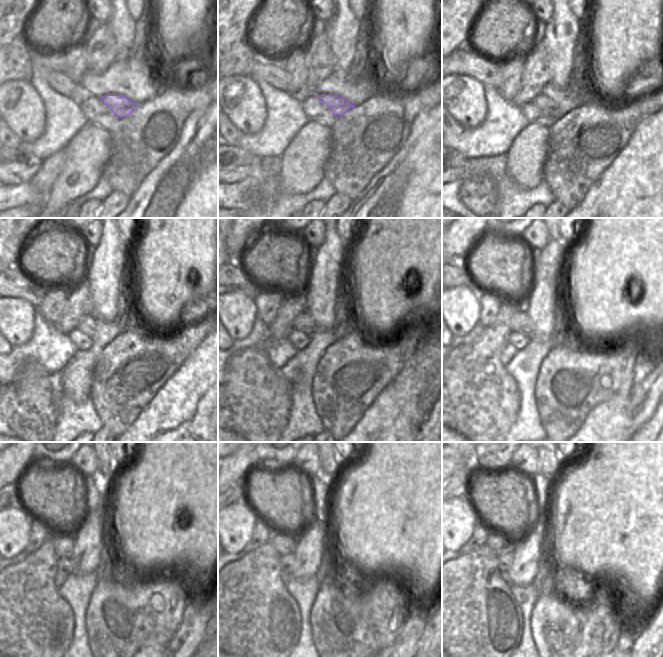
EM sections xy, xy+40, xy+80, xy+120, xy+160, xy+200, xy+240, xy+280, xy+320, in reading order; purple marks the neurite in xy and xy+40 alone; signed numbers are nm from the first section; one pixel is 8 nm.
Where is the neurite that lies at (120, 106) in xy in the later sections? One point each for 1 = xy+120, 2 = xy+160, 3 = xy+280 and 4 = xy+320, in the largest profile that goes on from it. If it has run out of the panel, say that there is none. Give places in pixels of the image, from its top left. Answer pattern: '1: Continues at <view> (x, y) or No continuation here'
1: Continues at xy+120 (91, 322)
2: Continues at xy+160 (303, 322)
3: Continues at xy+280 (284, 544)
4: Continues at xy+320 (497, 542)

